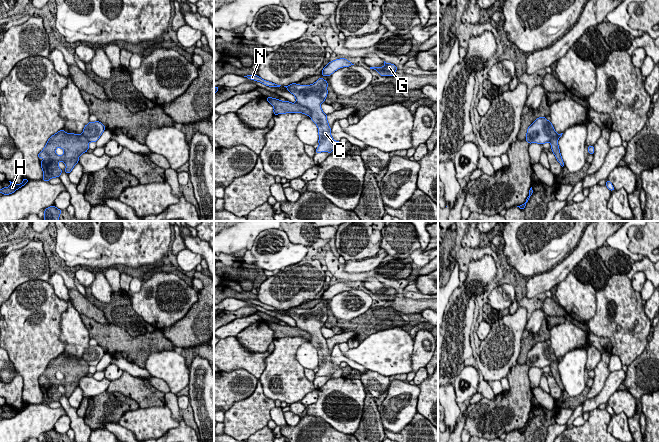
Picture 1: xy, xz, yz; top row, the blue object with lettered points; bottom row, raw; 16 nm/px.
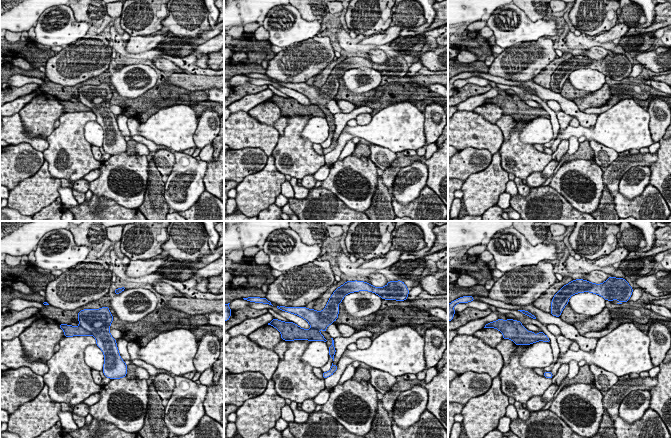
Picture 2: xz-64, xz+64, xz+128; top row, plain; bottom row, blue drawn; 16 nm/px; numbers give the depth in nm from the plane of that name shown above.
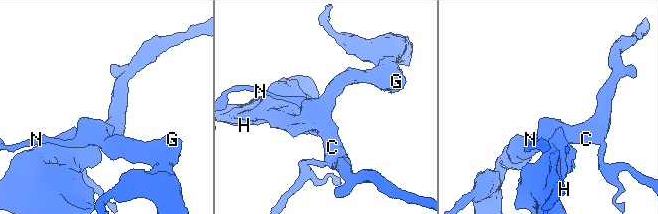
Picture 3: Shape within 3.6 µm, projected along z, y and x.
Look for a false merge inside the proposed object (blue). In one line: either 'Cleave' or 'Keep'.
Cleave

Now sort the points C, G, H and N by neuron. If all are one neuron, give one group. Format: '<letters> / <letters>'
C G N / H

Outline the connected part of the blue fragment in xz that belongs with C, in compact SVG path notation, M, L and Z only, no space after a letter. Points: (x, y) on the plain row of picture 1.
M319 302L311 309L299 309L292 307L284 310L296 322L296 327L307 331L311 335L310 342L318 351L319 370L316 377L331 376L340 369L340 365L335 365L331 360L331 352L327 345L327 339L321 333L321 327L325 325L328 315L328 307L323 302Z

